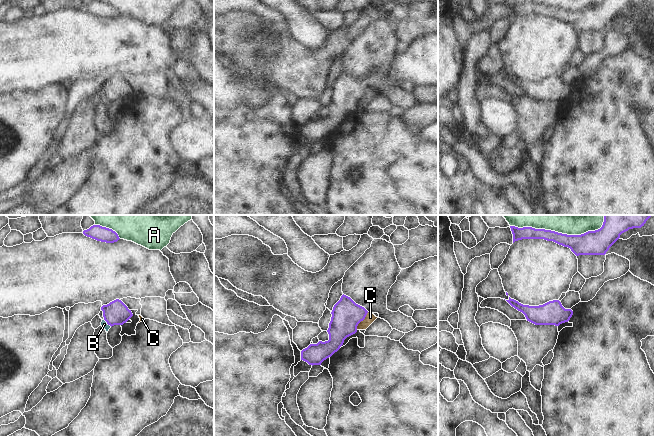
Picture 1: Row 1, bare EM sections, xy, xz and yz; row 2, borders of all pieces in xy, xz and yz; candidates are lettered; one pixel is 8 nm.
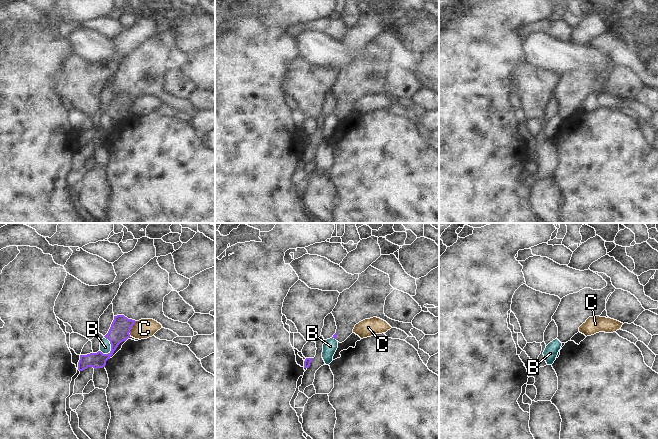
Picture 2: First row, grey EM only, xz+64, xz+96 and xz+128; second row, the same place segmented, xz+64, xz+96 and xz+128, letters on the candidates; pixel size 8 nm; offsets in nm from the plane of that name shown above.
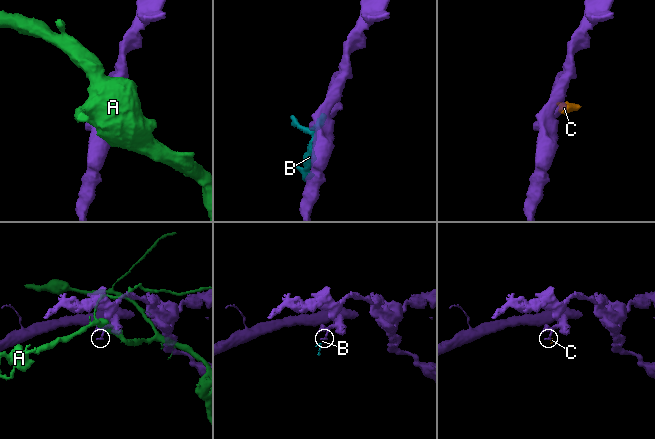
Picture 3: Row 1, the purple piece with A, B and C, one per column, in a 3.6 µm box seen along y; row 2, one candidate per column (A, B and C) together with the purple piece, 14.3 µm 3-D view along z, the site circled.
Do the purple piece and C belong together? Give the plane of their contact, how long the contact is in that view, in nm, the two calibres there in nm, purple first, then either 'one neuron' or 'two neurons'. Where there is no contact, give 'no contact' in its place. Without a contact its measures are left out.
xz | 170 nm | 240/80 nm | two neurons

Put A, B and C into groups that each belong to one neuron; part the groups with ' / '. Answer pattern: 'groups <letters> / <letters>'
groups A / B / C

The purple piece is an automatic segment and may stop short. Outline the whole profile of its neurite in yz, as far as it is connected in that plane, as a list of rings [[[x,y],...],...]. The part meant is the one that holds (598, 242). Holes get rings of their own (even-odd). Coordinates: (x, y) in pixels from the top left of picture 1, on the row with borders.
[[[604,215],[600,229],[581,235],[567,235],[532,227],[510,226],[513,243],[522,239],[544,239],[568,247],[576,255],[605,255],[609,248],[629,229],[641,228],[651,215]]]

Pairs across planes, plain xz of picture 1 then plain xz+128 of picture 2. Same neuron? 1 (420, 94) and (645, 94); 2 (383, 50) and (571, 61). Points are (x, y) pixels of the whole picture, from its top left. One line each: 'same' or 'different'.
1: same
2: different

